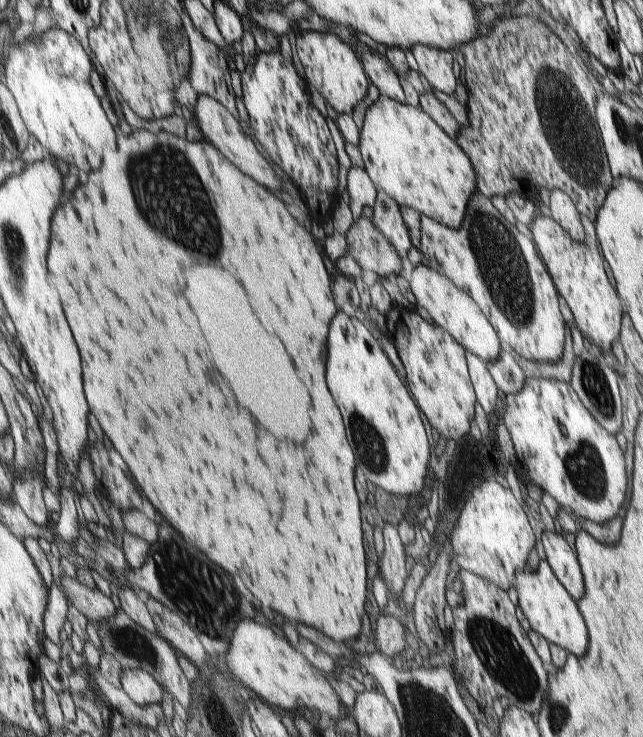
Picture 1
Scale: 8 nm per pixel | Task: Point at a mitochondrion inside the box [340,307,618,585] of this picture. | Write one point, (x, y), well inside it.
(583, 464)

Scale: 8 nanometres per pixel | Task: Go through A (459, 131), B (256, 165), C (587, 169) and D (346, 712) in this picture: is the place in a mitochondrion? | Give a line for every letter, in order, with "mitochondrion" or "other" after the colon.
A: other
B: other
C: mitochondrion
D: other

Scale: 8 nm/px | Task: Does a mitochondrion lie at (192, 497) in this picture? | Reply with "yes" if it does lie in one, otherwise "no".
no

